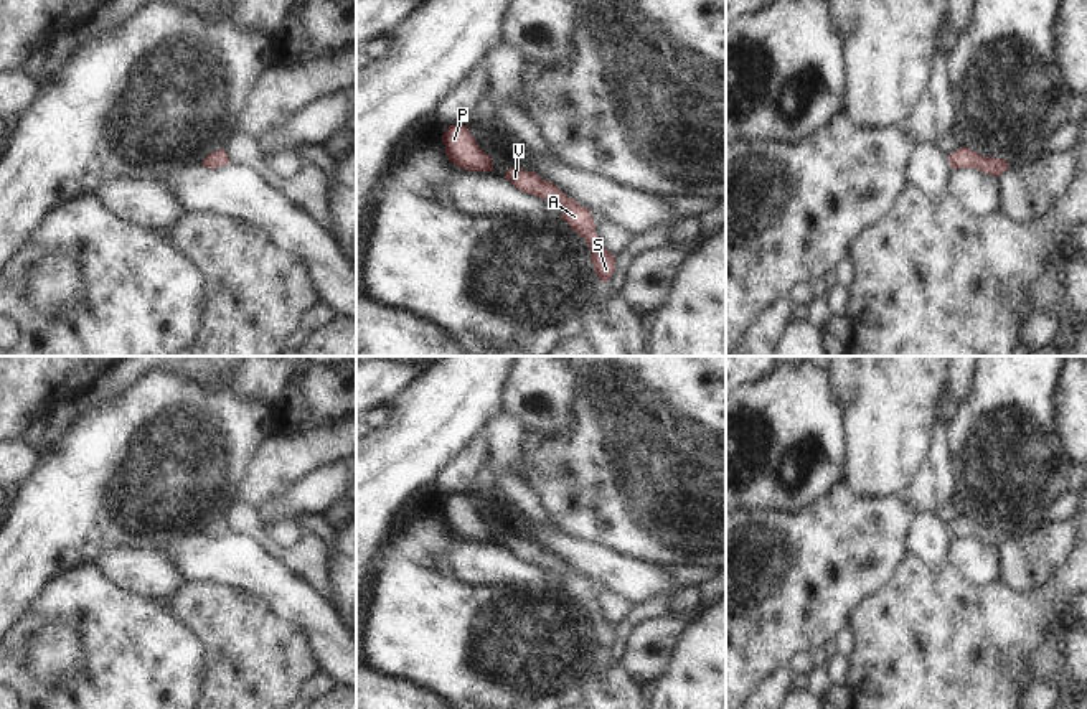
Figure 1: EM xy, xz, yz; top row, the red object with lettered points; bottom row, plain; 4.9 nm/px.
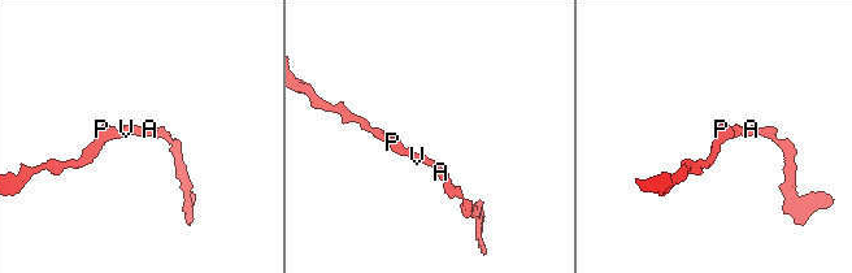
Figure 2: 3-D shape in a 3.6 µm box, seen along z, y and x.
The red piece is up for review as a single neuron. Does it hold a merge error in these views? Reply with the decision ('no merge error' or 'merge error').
no merge error

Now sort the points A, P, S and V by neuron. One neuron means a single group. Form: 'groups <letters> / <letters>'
groups A P S V

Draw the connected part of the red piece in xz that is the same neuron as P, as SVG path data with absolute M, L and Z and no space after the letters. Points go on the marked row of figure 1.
M449 125L442 142L445 155L455 167L468 171L493 171L492 157L478 147L467 125Z

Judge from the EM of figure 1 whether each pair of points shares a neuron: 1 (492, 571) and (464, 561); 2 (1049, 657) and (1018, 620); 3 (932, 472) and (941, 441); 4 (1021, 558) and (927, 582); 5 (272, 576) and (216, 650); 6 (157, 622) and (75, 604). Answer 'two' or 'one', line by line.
1: one
2: two
3: one
4: two
5: two
6: one

